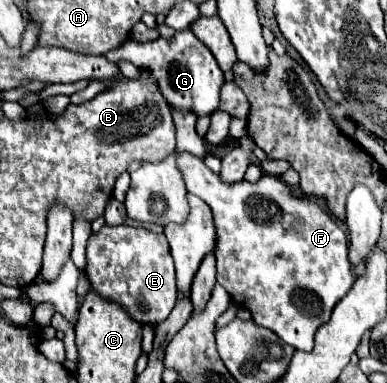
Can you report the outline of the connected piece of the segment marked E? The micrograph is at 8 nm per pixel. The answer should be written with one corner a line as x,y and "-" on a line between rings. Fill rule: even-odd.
103,226
89,238
85,274
91,286
105,298
119,302
141,324
163,322
175,302
175,266
163,234
135,226

